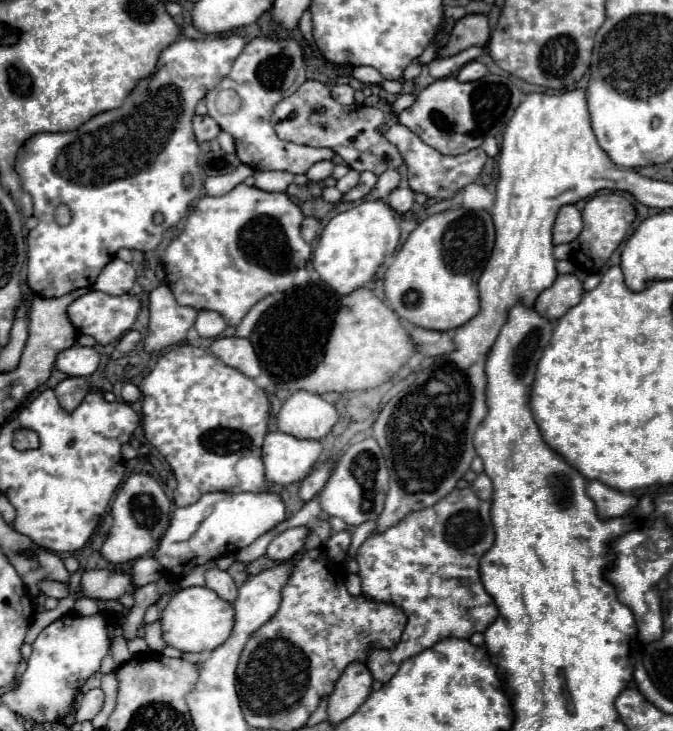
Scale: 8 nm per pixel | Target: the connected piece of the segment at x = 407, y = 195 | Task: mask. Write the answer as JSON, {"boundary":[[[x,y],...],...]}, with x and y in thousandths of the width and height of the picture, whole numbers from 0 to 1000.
{"boundary":[[[587,257],[578,265],[578,282],[593,293],[608,290],[614,279],[617,279],[617,265],[611,257]]]}

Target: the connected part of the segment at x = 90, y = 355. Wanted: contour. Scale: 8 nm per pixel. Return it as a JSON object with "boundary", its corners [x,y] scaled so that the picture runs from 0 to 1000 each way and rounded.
{"boundary":[[[105,473],[85,487],[85,506],[100,514],[135,514],[147,501],[147,484],[141,476]]]}

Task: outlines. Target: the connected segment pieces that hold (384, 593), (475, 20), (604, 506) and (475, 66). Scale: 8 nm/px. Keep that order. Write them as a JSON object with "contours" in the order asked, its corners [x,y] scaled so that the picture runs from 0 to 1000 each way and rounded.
{"contours":[[[[676,668],[646,692],[608,703],[569,731],[548,733],[533,747],[530,769],[539,815],[584,824],[608,845],[587,889],[551,889],[545,914],[560,933],[575,936],[599,903],[646,884],[652,876],[697,876],[706,865],[721,865],[741,843],[738,834],[712,834],[712,824],[724,818],[721,810],[691,810],[691,802],[712,796],[712,763],[736,741],[727,698],[730,687],[709,681],[700,668]]],[[[718,19],[691,22],[691,25],[679,27],[679,33],[670,44],[670,55],[658,66],[652,66],[649,79],[664,79],[673,74],[682,74],[685,68],[691,68],[697,63],[721,63],[724,55],[727,55],[724,25]]],[[[887,657],[872,659],[872,679],[884,687],[887,692],[887,703],[893,709],[917,709],[917,706],[929,706],[932,700],[938,700],[949,681],[941,676],[929,676],[920,670],[911,670]]],[[[703,82],[703,85],[691,88],[691,90],[682,96],[679,107],[682,107],[685,112],[703,112],[703,109],[712,109],[712,107],[718,107],[721,101],[724,101],[724,90],[721,90],[718,85],[709,85],[709,82]]]]}

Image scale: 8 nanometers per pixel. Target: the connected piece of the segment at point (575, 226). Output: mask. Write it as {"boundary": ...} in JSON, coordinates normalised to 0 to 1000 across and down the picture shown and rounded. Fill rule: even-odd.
{"boundary":[[[851,279],[837,282],[831,287],[825,309],[822,309],[822,331],[825,334],[848,331],[860,323],[863,312],[866,312],[866,301],[863,301],[863,290],[857,287],[857,282],[851,282]]]}

